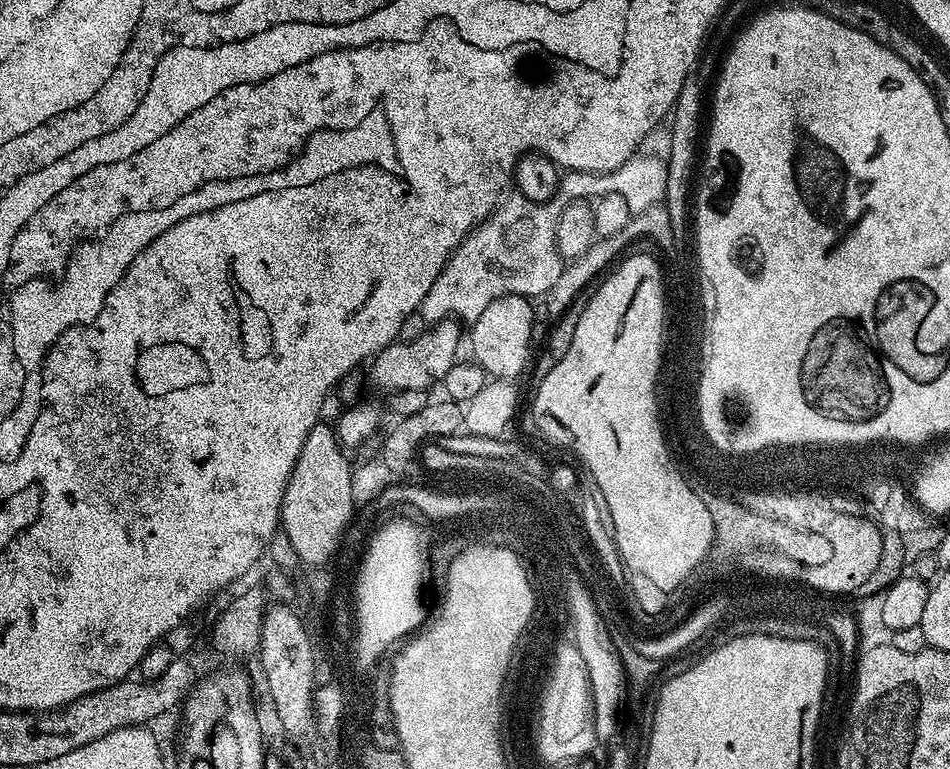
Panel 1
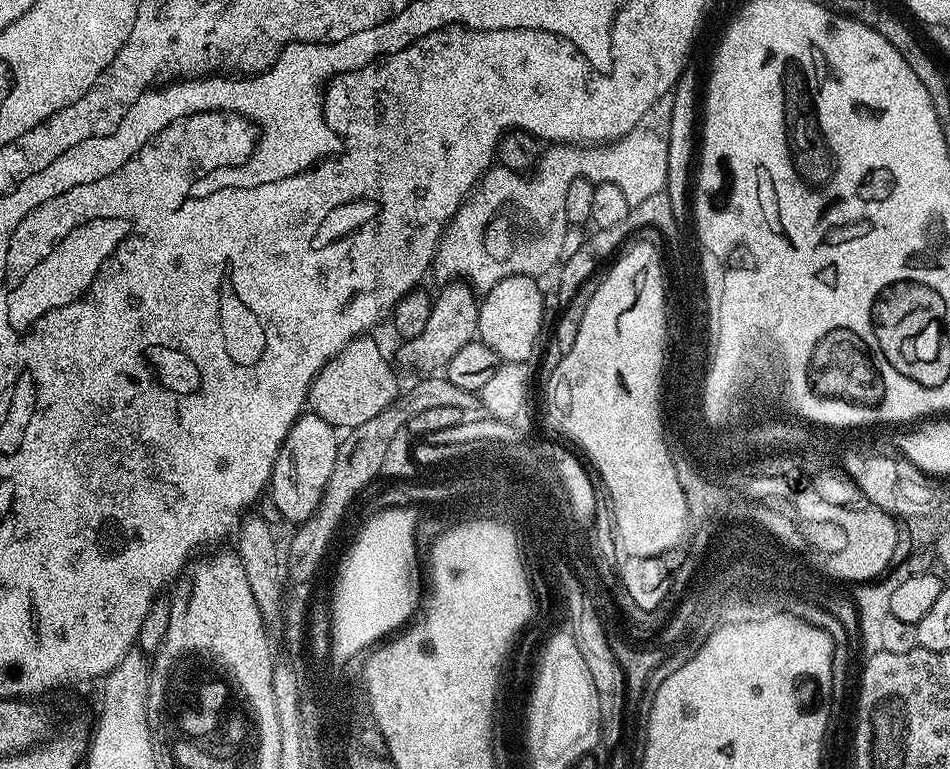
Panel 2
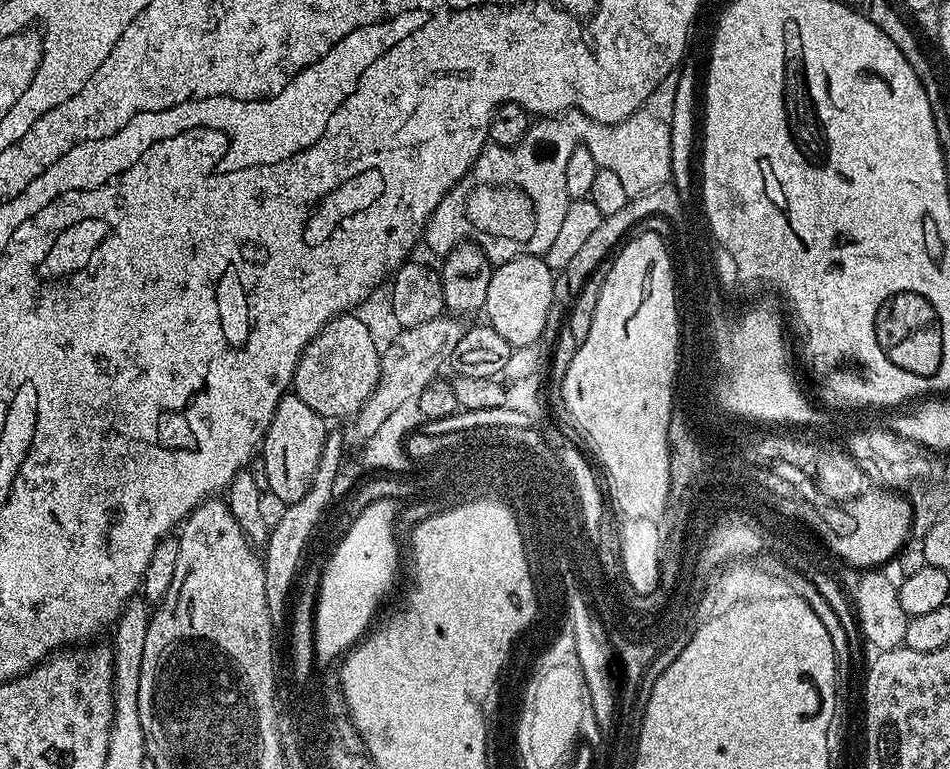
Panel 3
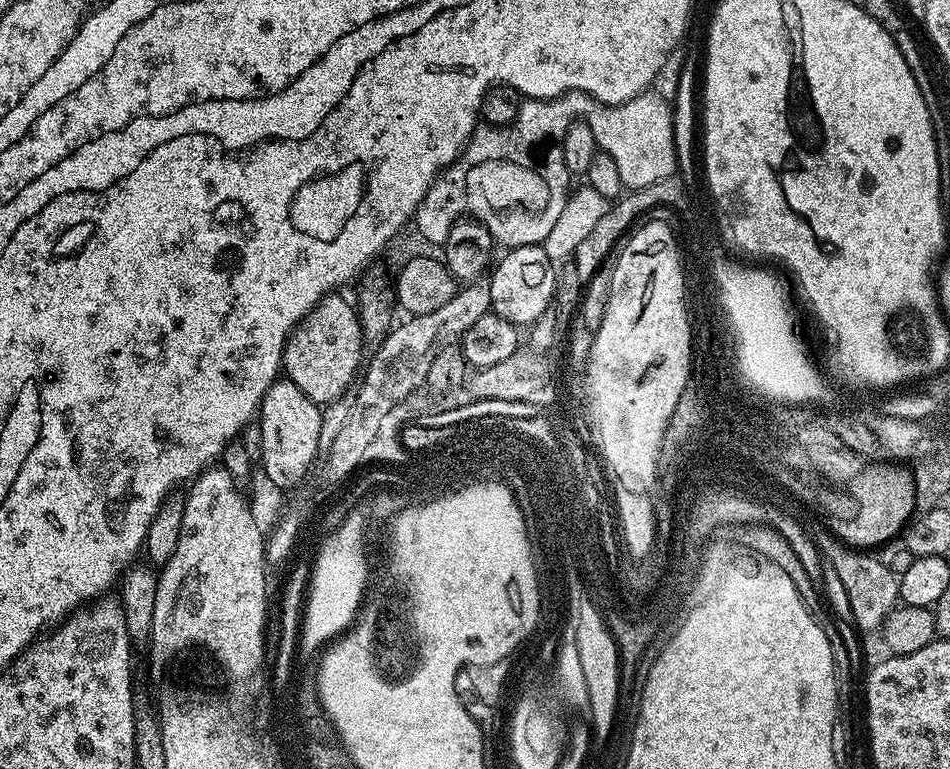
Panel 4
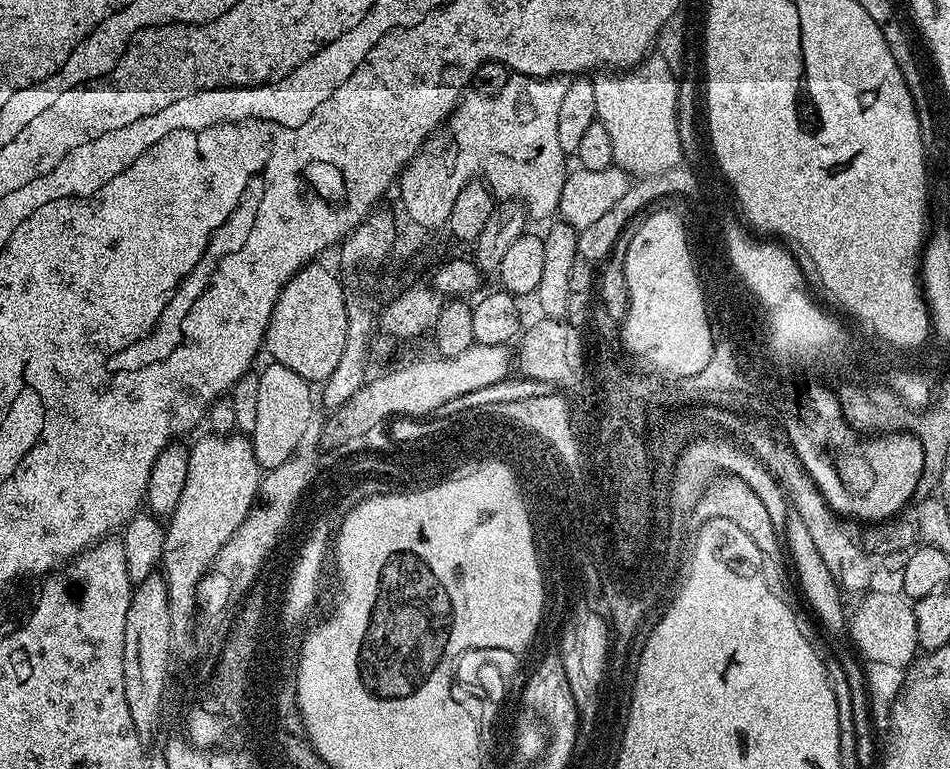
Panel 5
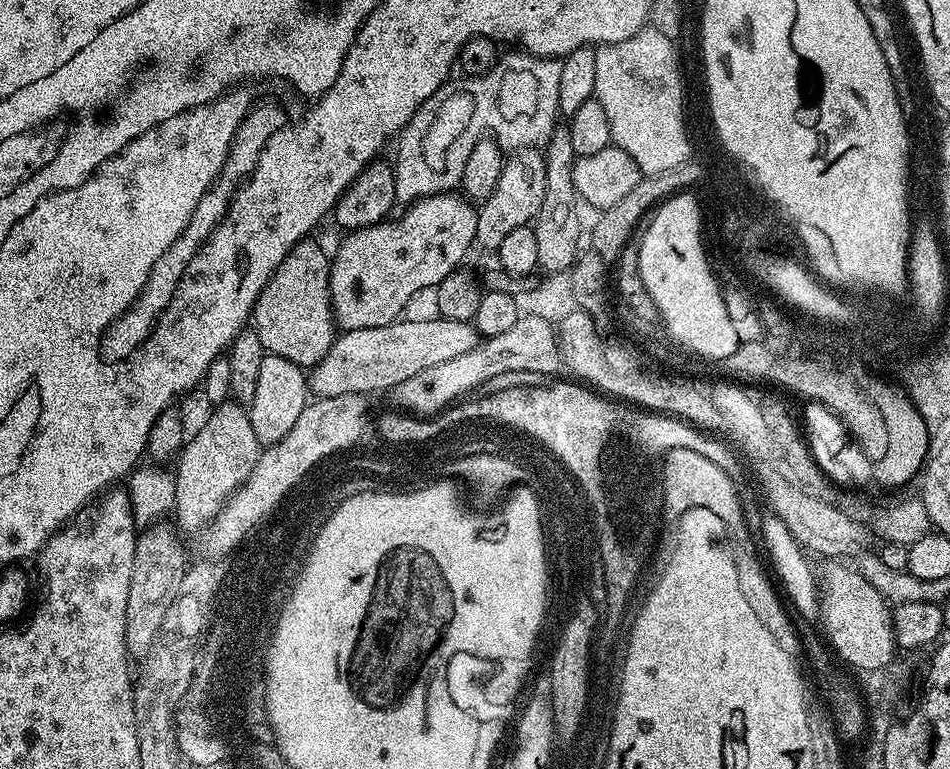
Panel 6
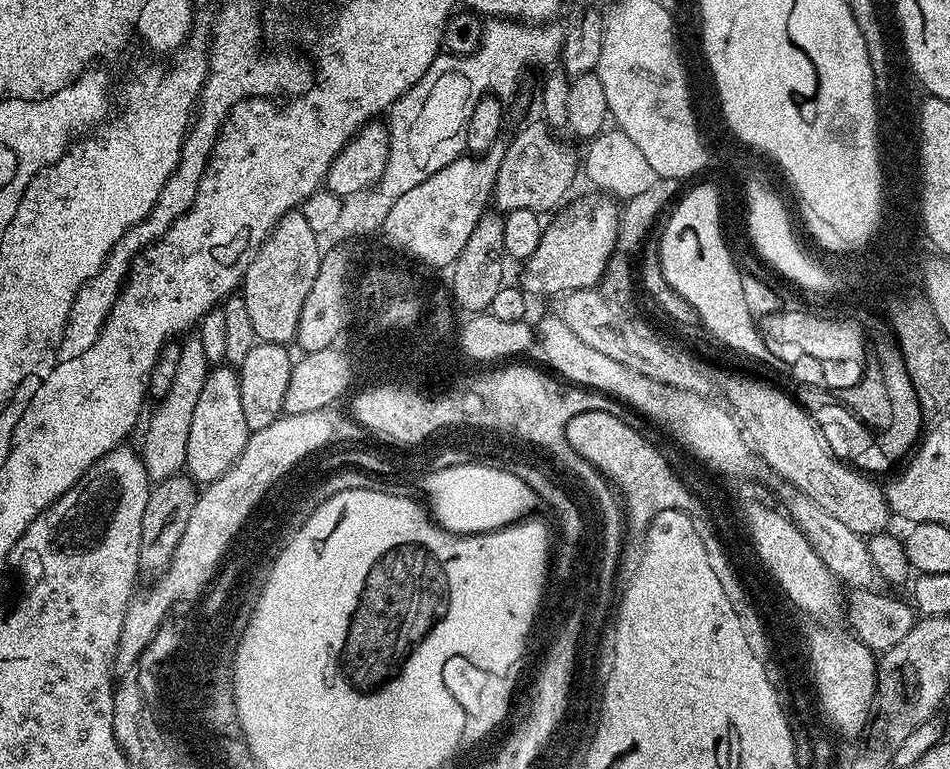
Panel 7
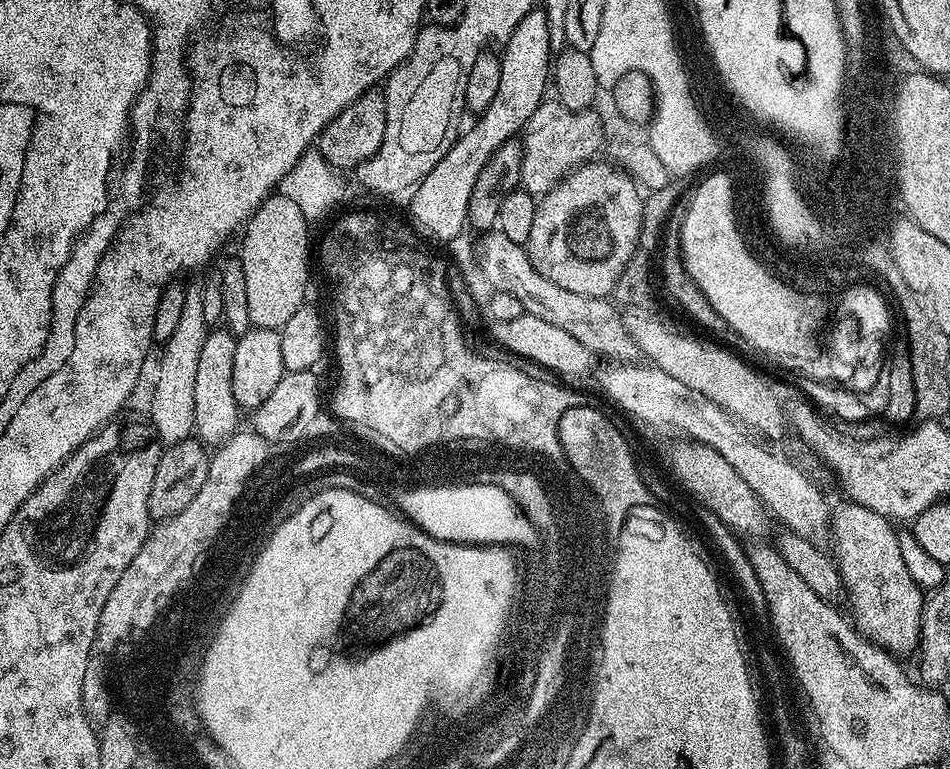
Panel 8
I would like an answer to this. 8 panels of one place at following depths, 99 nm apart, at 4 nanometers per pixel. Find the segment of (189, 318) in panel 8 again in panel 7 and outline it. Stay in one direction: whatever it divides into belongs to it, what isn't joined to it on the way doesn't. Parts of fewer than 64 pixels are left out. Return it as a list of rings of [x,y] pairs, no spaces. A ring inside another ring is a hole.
[[[189,335],[180,344],[180,350],[181,356],[178,358],[173,386],[168,394],[158,400],[157,408],[149,414],[148,429],[144,432],[142,459],[148,471],[148,479],[152,482],[177,475],[184,468],[186,442],[190,438],[190,418],[194,418],[194,405],[198,402],[198,394],[202,394],[204,379],[210,371],[206,350],[202,346],[199,335]]]

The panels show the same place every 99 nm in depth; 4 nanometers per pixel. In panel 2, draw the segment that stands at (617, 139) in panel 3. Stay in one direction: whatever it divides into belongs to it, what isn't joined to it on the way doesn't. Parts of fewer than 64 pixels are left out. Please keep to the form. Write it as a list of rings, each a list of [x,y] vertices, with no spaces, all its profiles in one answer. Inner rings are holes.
[[[641,126],[622,139],[603,146],[552,144],[545,147],[539,157],[538,170],[531,174],[525,174],[523,171],[513,172],[501,166],[489,168],[444,229],[440,245],[436,247],[436,256],[432,260],[431,279],[436,279],[437,285],[440,286],[461,280],[477,293],[483,294],[498,286],[502,278],[541,278],[540,276],[546,275],[552,267],[553,271],[562,260],[562,240],[568,224],[566,190],[570,190],[570,182],[588,180],[594,185],[613,184],[622,190],[622,194],[626,194],[626,202],[631,206],[650,198],[650,194],[658,194],[667,189],[669,159],[667,139],[661,133],[659,136],[647,126]]]

